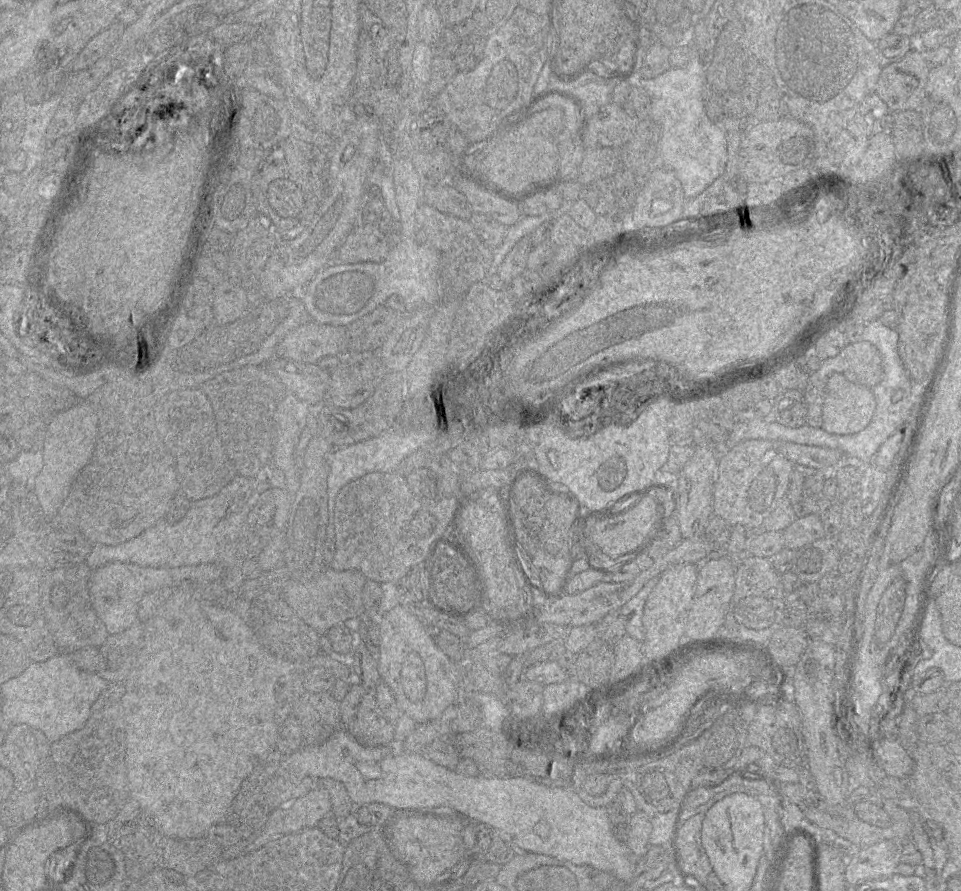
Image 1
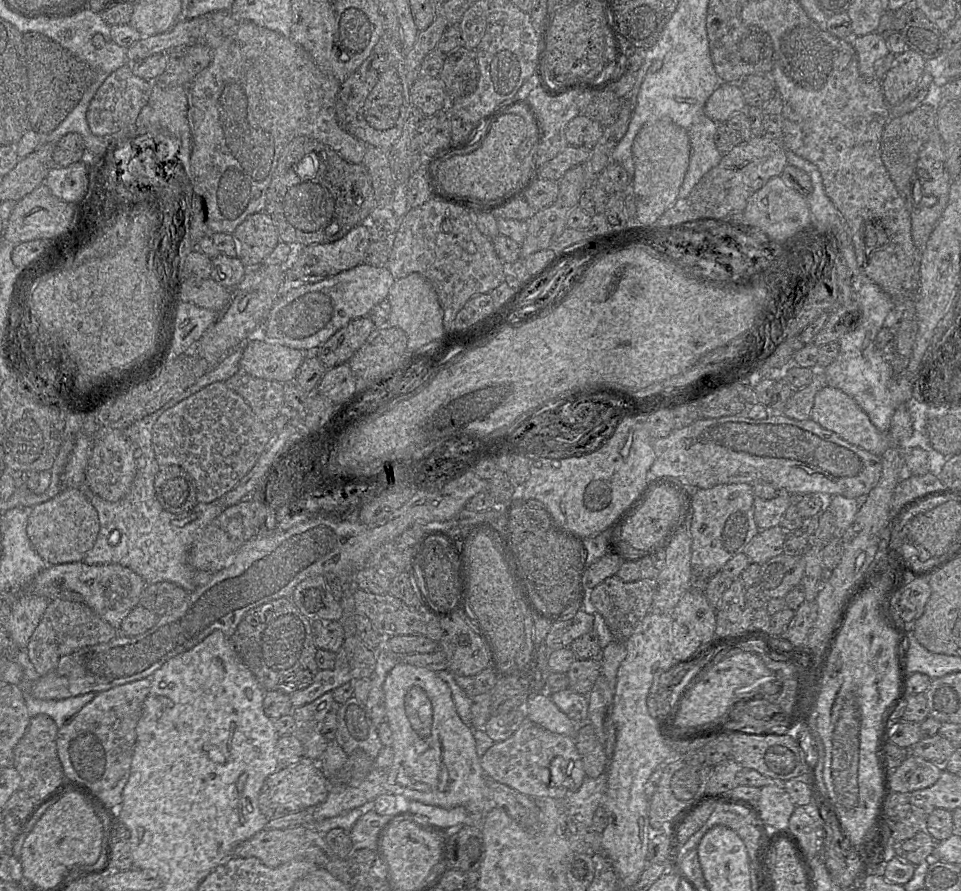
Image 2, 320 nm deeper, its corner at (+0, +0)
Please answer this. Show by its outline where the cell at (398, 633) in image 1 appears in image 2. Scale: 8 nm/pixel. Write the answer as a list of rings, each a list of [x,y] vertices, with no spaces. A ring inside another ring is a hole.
[[[398,662],[387,674],[382,686],[382,690],[385,696],[385,720],[389,724],[392,732],[393,742],[391,747],[394,752],[393,762],[387,770],[386,774],[384,792],[393,794],[397,797],[397,807],[406,807],[406,802],[408,800],[414,800],[424,804],[438,806],[446,809],[463,806],[471,816],[471,823],[479,824],[480,826],[480,822],[483,817],[491,810],[491,792],[487,786],[487,775],[481,767],[480,758],[476,752],[476,743],[473,736],[474,729],[471,725],[466,725],[460,719],[456,711],[449,686],[441,678],[439,678],[436,672],[433,672],[427,668],[416,667],[404,662]]]

